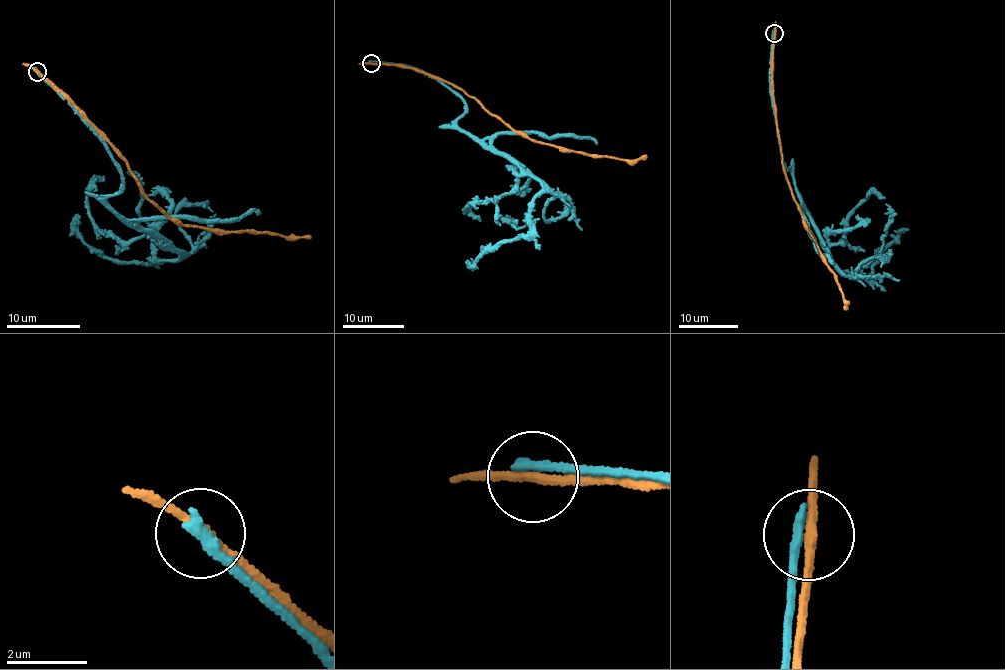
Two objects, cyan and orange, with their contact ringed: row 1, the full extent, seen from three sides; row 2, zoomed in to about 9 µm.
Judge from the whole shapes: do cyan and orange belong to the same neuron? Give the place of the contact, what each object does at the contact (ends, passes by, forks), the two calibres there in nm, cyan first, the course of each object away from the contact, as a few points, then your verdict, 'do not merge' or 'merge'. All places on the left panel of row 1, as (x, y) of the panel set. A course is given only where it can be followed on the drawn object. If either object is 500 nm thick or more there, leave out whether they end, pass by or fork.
at (37, 72); cyan ends there; orange passes by; 300 nm thick on the cyan side, 240 nm on the other; cyan runs (35, 72), (115, 163), (123, 190), (106, 204), (179, 256), (146, 264), (105, 259), (84, 241), (77, 214); orange runs (37, 71), (126, 162), (141, 194), (172, 219), (190, 226), (230, 232), (273, 232), (290, 238), (310, 237); do not merge

